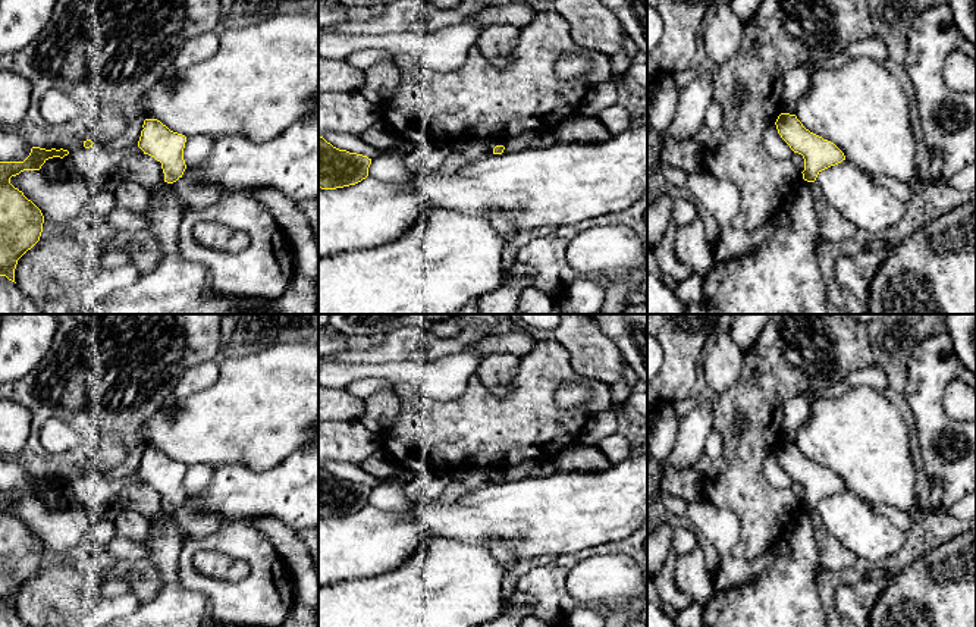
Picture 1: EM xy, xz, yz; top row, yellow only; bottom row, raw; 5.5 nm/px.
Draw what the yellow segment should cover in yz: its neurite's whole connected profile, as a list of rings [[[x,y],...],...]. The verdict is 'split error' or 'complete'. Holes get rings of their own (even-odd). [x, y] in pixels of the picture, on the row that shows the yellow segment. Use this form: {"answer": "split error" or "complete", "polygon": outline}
{"answer": "complete", "polygon": [[[781,113],[775,125],[790,148],[803,156],[804,181],[815,182],[822,170],[845,160],[844,153],[834,142],[806,129],[795,115]]]}

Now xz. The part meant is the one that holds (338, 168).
{"answer": "complete", "polygon": [[[318,134],[318,188],[355,185],[368,176],[370,164],[367,156],[339,150]]]}

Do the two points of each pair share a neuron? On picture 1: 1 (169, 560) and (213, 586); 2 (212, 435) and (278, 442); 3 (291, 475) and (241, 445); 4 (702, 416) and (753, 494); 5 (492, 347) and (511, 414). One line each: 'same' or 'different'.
1: different
2: same
3: different
4: different
5: different

